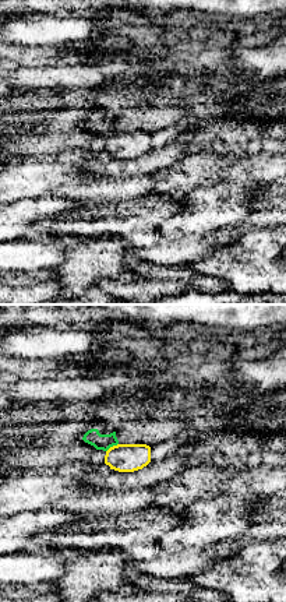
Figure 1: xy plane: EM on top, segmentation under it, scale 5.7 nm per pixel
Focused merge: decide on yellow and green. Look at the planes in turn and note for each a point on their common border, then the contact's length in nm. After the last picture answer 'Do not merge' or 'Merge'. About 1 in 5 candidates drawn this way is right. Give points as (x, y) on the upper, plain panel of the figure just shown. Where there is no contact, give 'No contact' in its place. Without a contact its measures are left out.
Touches yellow at (113, 133). Shared border 90 nm

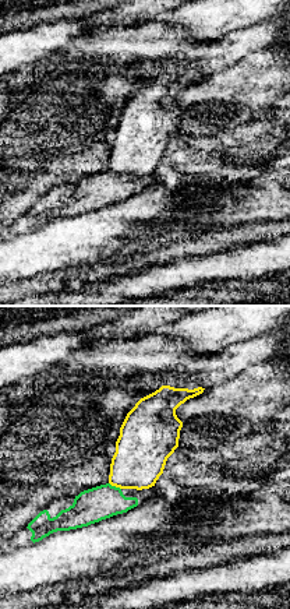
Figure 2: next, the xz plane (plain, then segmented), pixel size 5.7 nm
Touches yellow at (115, 172). Shared border 80 nm

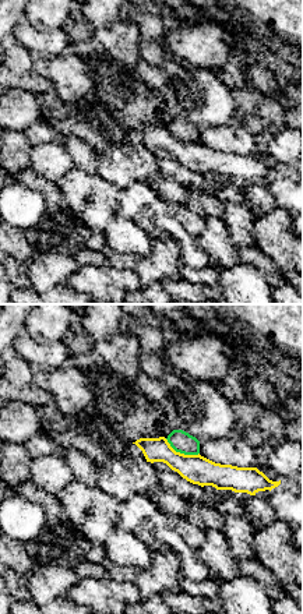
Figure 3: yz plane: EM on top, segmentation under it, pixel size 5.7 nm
Touches yellow at (182, 141). Shared border 220 nm

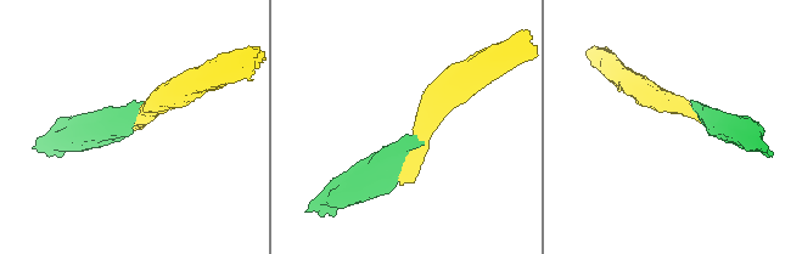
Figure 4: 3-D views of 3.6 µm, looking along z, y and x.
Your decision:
Do not merge

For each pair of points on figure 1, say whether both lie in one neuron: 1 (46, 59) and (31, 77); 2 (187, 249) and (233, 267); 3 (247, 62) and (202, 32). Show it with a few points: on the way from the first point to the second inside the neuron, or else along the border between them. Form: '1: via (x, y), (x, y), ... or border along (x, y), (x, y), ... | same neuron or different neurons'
1: border along (74, 62), (18, 66) | different neurons
2: border along (222, 245), (186, 264) | different neurons
3: border along (226, 46), (221, 49) | different neurons

